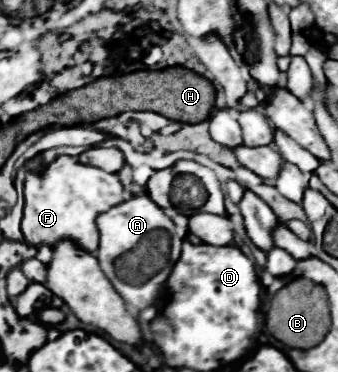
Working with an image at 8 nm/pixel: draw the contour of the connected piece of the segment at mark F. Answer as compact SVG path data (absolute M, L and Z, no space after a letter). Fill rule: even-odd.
M59 157L45 173L27 175L25 179L25 211L21 231L29 245L41 243L55 245L61 239L73 239L85 251L99 247L99 231L95 225L97 215L109 211L123 201L123 185L117 173L81 165L75 157Z

